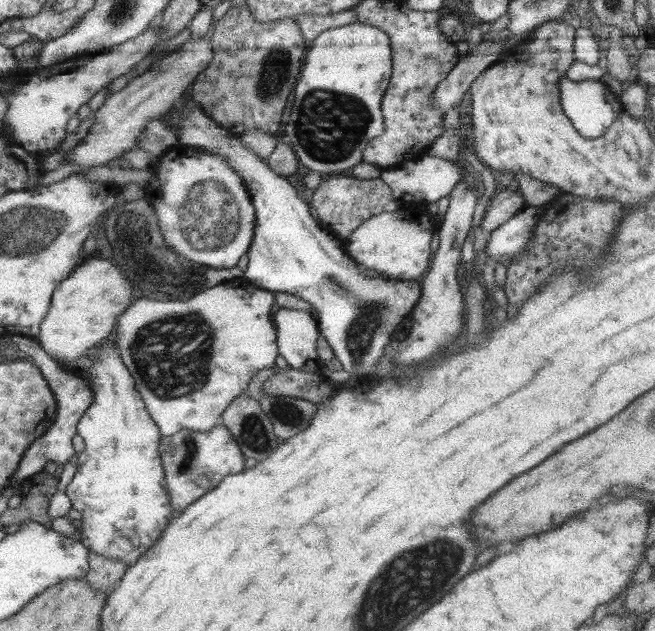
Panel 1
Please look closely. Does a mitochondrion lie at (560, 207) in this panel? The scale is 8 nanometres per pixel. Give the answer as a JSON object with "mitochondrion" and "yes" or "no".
{"mitochondrion":"no"}

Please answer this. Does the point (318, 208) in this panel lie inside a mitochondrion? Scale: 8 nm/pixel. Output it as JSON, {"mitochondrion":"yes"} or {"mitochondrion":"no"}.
{"mitochondrion":"no"}

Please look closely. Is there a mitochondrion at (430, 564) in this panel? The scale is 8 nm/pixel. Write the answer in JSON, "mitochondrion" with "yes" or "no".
{"mitochondrion":"yes"}

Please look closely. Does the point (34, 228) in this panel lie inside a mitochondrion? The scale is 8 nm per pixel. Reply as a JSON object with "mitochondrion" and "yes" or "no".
{"mitochondrion":"yes"}

